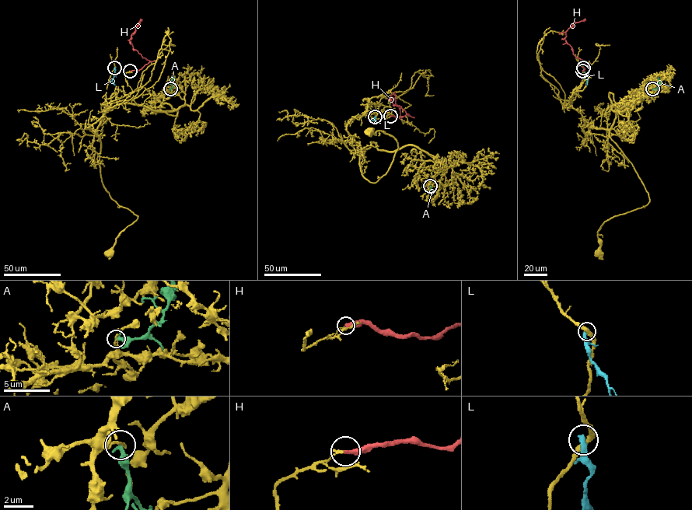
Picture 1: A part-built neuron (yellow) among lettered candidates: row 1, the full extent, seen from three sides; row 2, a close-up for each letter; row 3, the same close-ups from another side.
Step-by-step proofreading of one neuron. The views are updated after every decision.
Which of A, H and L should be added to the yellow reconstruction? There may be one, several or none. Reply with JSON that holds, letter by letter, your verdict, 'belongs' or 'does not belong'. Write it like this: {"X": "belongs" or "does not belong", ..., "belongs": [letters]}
{"A": "does not belong", "H": "does not belong", "L": "does not belong", "belongs": []}

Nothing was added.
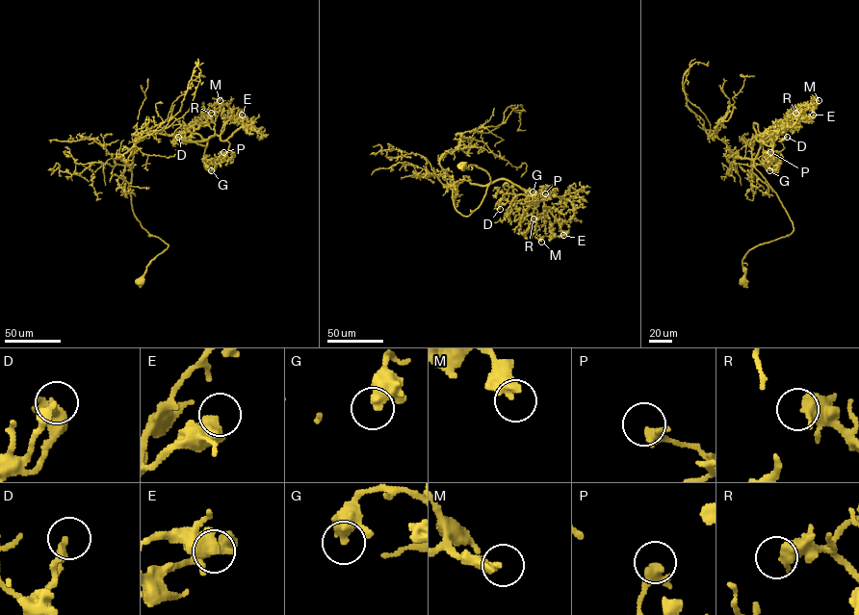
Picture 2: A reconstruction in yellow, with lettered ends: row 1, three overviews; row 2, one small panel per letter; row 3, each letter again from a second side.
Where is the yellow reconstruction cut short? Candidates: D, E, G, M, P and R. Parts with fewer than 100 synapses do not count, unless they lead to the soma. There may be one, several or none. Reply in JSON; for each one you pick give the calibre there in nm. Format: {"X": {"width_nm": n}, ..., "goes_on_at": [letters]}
{"goes_on_at": []}

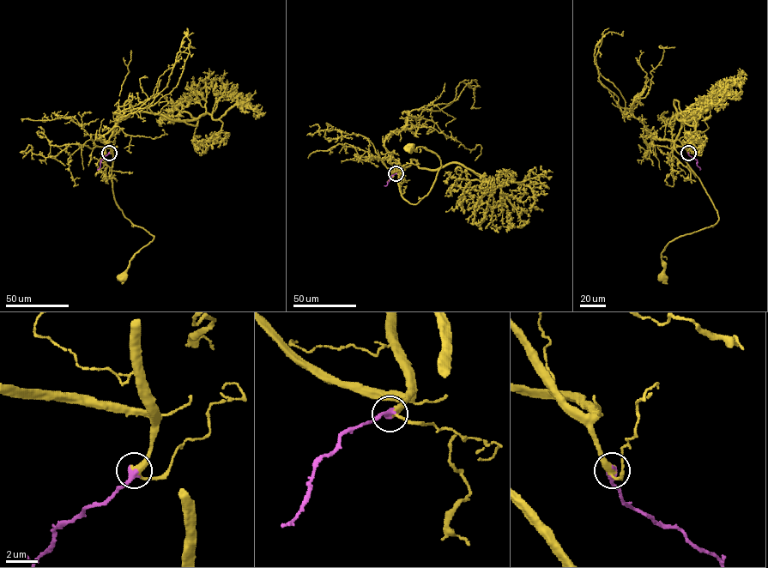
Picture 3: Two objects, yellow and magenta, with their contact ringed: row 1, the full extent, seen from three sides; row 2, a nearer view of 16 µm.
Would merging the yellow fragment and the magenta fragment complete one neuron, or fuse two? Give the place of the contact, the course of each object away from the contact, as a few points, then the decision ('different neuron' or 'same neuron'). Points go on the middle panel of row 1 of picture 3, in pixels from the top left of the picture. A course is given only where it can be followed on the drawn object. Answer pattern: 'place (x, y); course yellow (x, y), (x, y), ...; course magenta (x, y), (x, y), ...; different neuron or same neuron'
place (396, 173); course yellow (396, 173), (396, 160), (399, 190), (409, 202), (416, 204), (430, 190), (441, 160), (422, 147), (410, 148); course magenta (396, 173), (384, 185); same neuron

